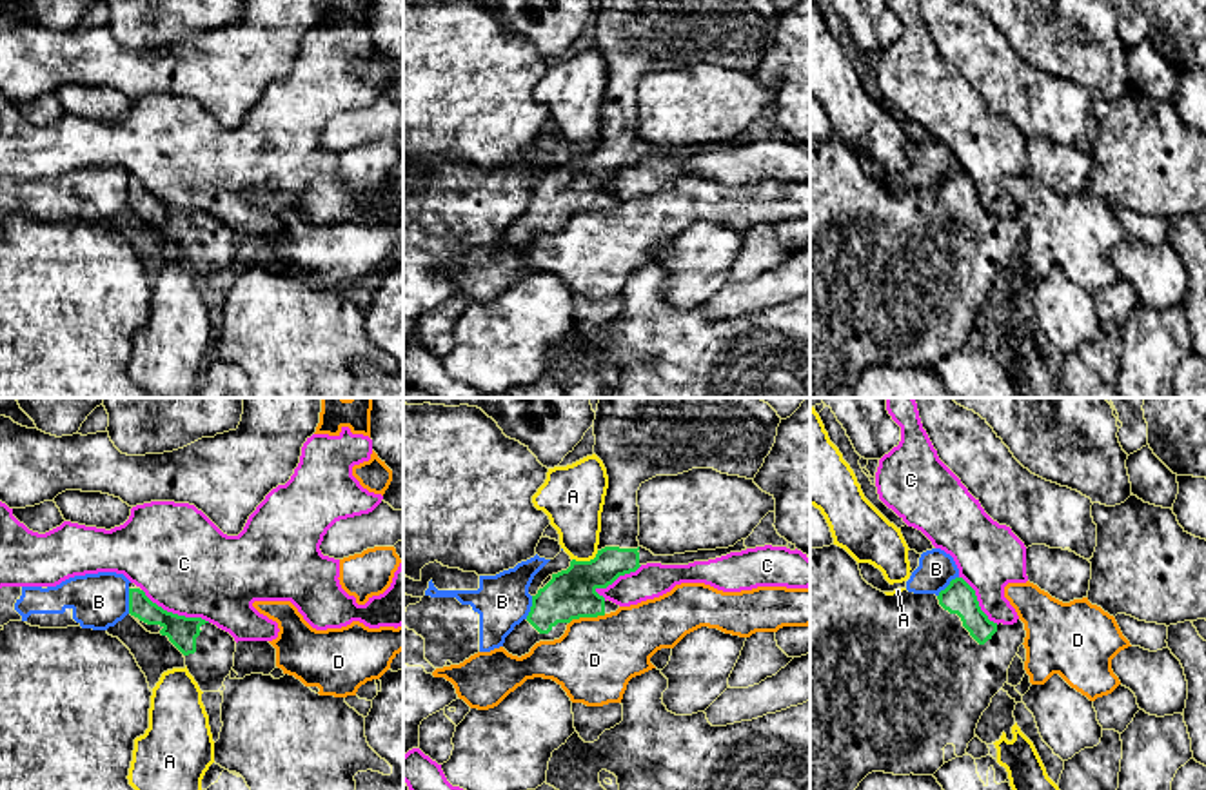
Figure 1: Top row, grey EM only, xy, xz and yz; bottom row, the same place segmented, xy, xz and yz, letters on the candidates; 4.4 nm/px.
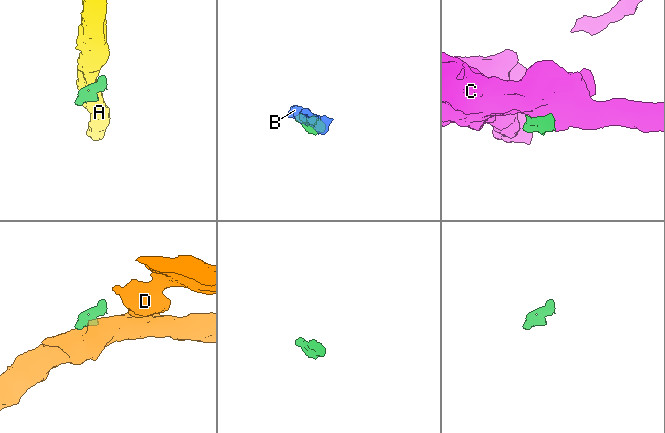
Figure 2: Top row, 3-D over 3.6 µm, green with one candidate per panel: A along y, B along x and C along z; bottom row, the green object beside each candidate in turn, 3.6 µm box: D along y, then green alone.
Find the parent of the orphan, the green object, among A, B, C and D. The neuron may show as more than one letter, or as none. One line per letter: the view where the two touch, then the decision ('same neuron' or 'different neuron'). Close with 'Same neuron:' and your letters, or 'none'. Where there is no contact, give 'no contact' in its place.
A: meets green in xz; different neuron
B: meets green in xy; different neuron
C: meets green in xy; different neuron
D: meets green in xz; different neuron
Same neuron: none

